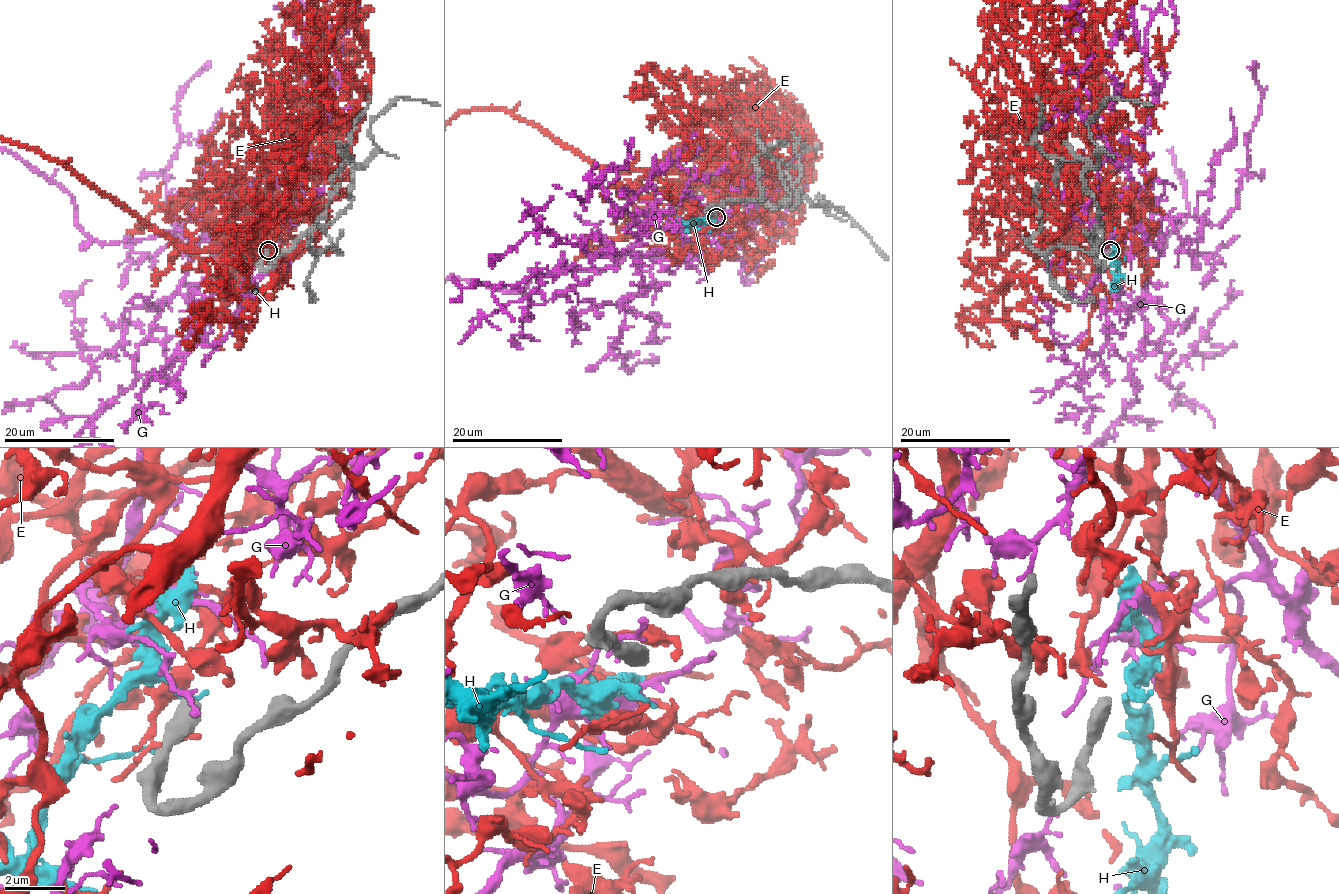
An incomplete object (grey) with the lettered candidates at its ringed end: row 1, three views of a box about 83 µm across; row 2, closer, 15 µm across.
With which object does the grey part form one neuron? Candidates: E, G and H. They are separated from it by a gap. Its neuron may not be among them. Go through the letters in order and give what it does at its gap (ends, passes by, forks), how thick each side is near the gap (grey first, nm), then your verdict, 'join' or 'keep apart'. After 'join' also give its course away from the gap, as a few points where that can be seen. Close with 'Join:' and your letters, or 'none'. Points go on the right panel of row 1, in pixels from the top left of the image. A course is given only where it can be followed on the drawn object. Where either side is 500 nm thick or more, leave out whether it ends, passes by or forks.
E: 500/240 nm | keep apart
G: 500/200 nm | keep apart
H: 500/280 nm | keep apart
Join: none

